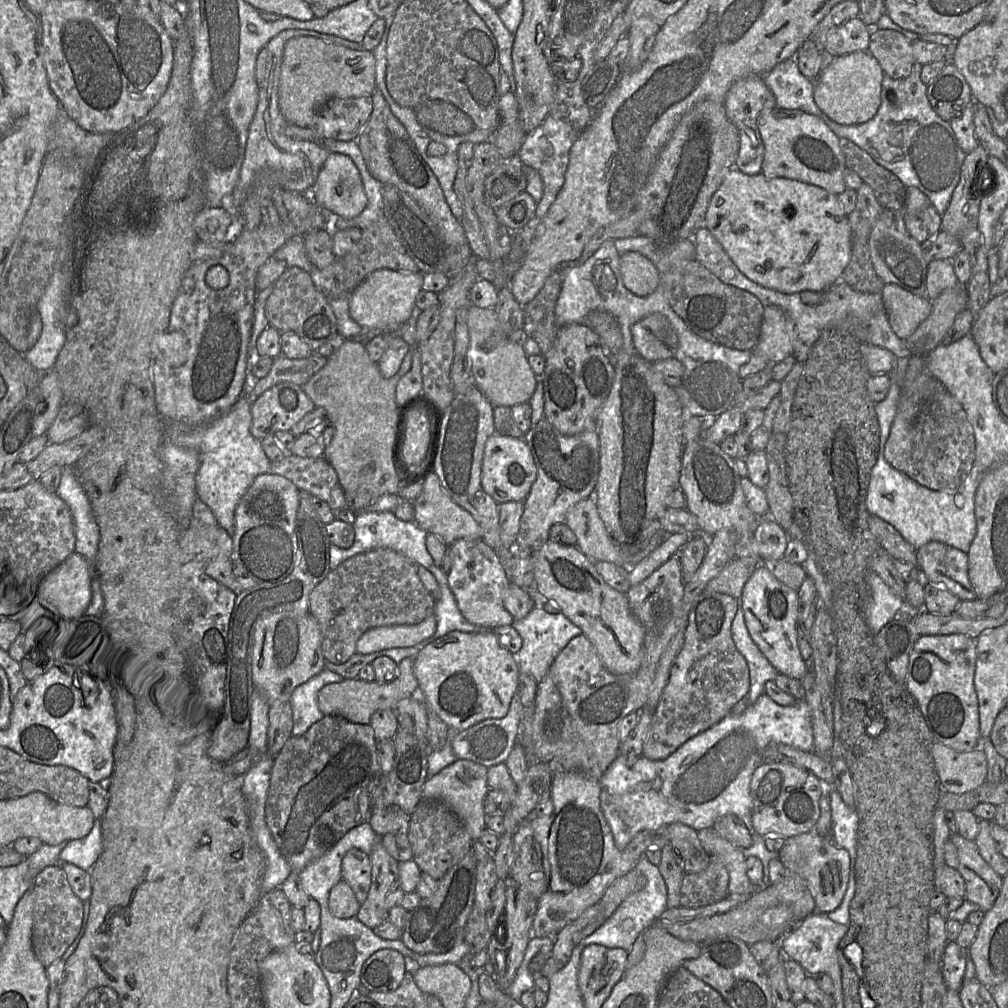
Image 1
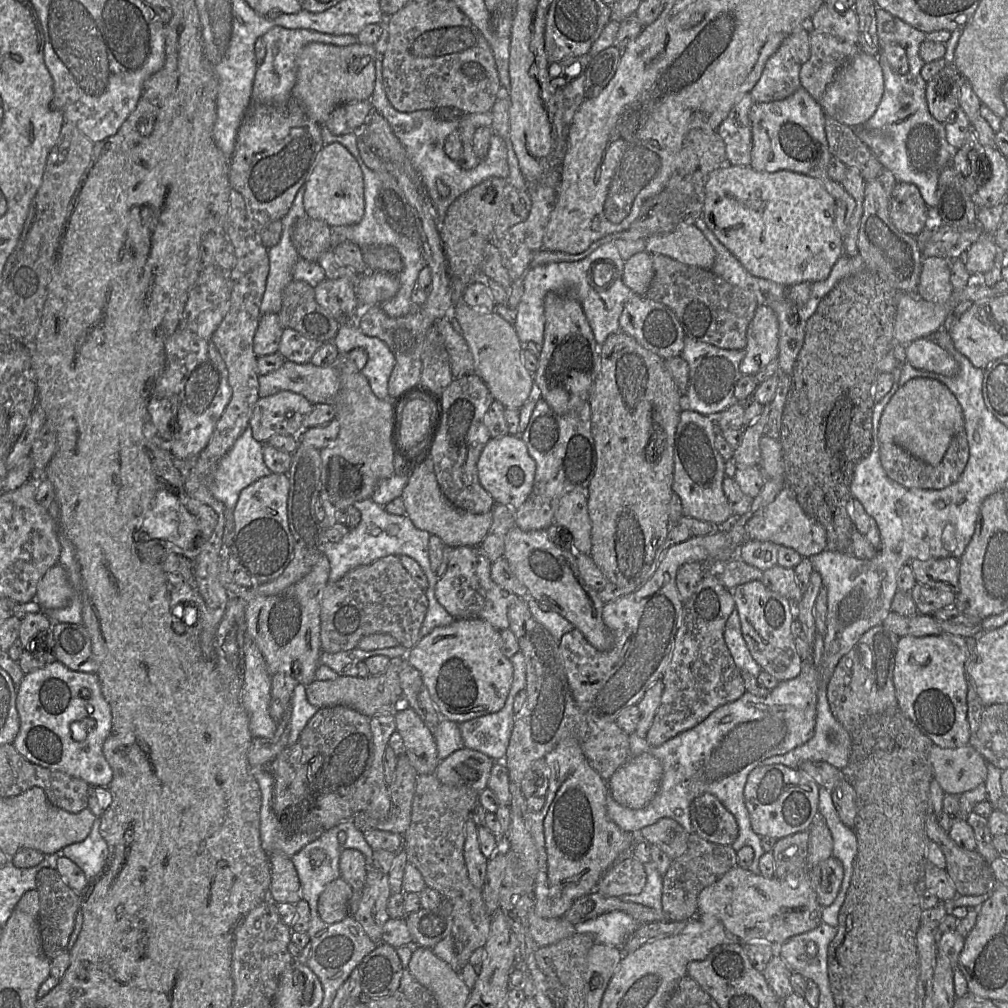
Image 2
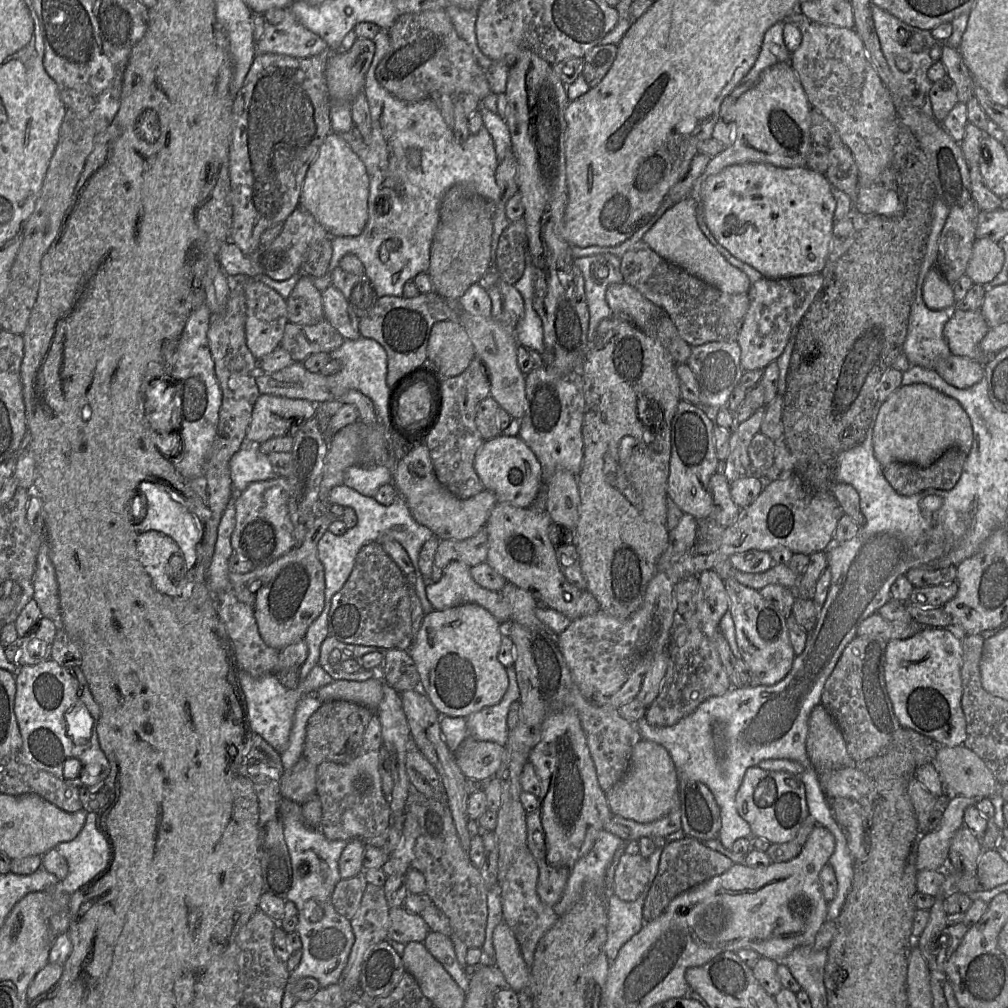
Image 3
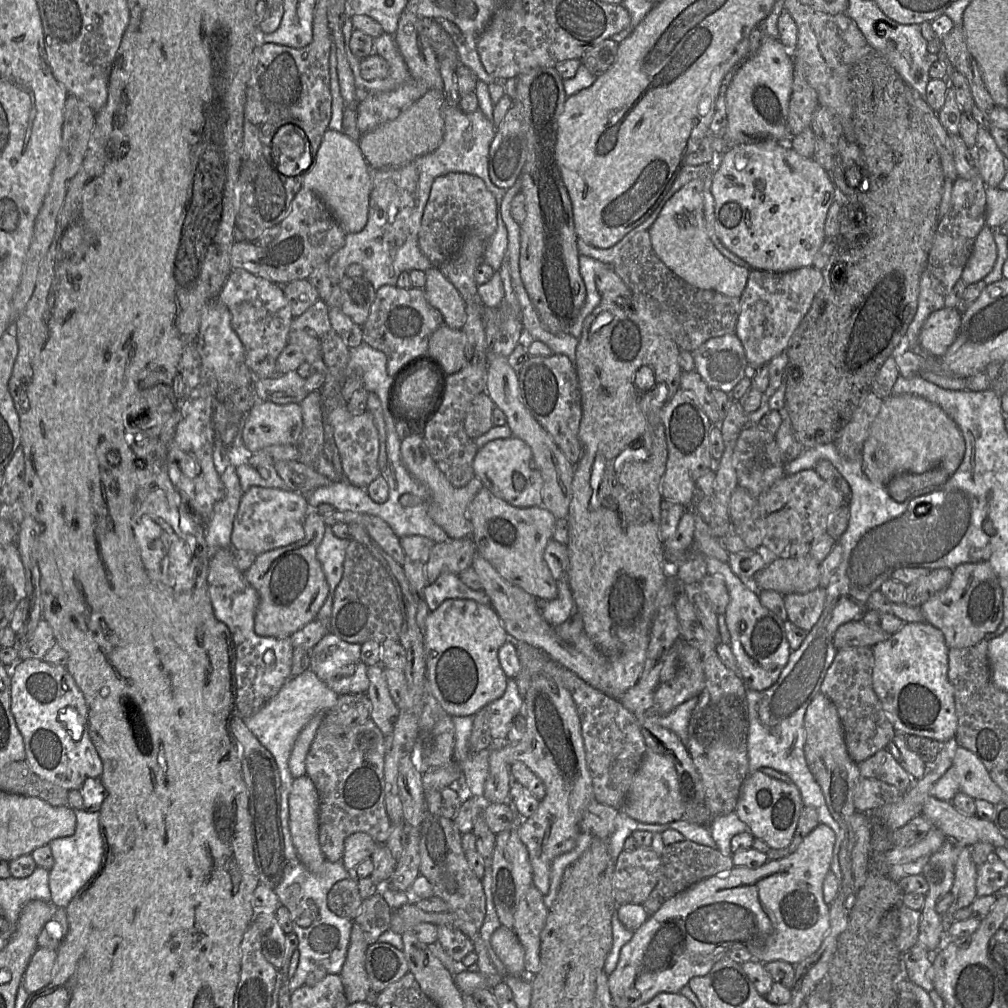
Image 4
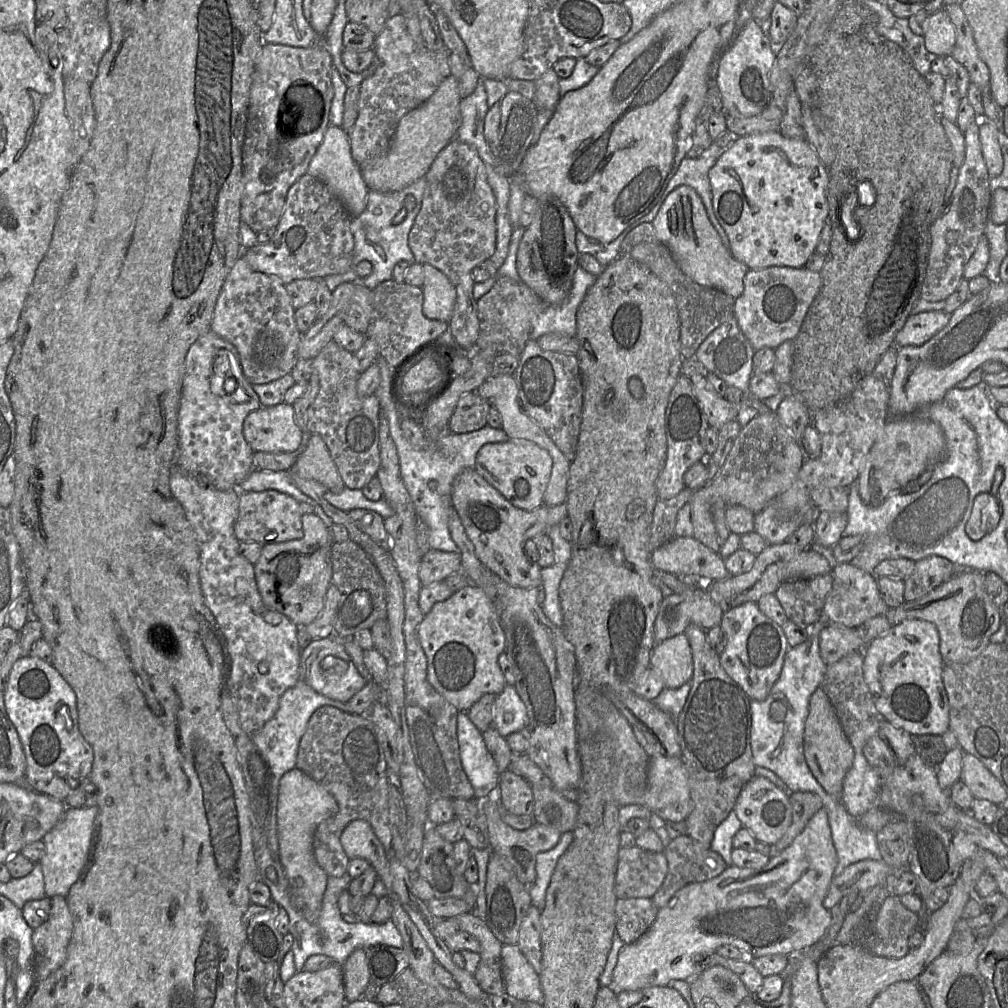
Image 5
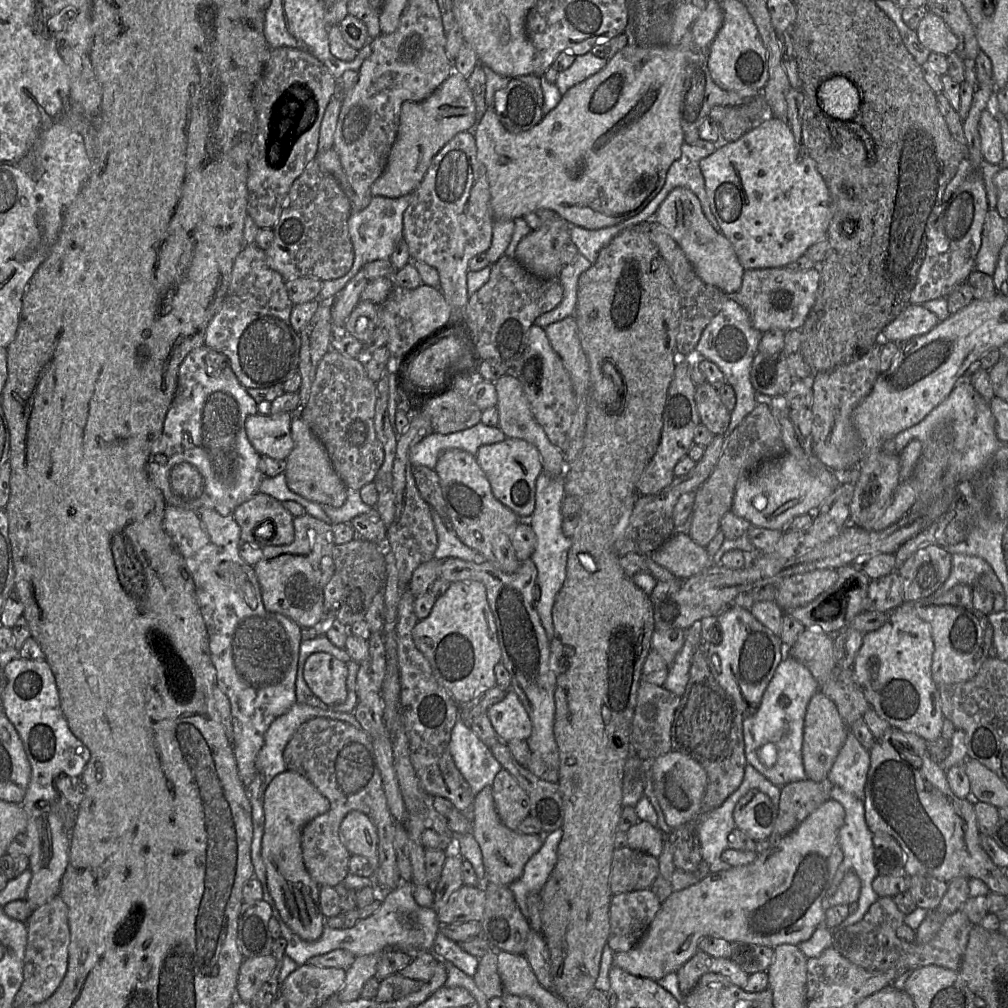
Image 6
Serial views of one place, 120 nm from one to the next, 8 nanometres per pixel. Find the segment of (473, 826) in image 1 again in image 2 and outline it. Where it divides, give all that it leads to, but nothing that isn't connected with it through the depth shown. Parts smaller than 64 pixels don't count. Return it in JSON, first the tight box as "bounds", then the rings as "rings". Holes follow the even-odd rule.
{"bounds":[434,747,494,793],"rings":[[[464,747],[440,761],[434,775],[444,784],[480,793],[487,788],[494,763],[485,754]]]}

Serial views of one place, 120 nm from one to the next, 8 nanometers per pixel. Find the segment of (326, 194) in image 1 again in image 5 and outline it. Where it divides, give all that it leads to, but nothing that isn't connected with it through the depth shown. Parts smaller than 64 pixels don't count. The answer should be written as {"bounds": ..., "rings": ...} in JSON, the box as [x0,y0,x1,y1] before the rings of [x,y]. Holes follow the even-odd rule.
{"bounds":[307,126,369,218],"rings":[[[328,126],[307,173],[324,182],[342,202],[352,218],[359,216],[366,209],[369,189],[363,179],[360,166],[352,157],[348,133],[341,127]]]}

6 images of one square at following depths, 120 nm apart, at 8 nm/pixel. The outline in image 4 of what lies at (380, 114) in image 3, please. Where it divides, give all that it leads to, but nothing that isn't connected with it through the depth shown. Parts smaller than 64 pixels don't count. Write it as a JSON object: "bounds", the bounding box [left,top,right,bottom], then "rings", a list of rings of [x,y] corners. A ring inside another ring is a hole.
{"bounds":[328,105,508,290],"rings":[[[444,105],[444,137],[436,150],[420,156],[413,161],[388,169],[369,166],[371,194],[368,220],[364,229],[358,233],[346,234],[345,245],[328,260],[329,279],[338,285],[352,263],[361,264],[363,277],[378,290],[383,285],[397,285],[399,275],[411,270],[426,271],[433,264],[419,248],[418,235],[425,206],[429,199],[434,180],[448,173],[467,173],[482,179],[494,195],[497,204],[497,228],[489,240],[484,254],[484,262],[495,271],[500,269],[508,246],[508,232],[501,212],[501,204],[507,190],[499,188],[489,176],[489,151],[496,134],[493,123],[477,109],[465,113],[458,107]]]}

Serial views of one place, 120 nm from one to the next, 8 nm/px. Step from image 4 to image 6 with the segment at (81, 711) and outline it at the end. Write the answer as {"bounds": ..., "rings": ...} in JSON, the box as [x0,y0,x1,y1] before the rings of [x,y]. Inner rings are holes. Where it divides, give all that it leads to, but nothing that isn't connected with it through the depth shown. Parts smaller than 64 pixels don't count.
{"bounds":[3,656,90,910],"rings":[[[20,656],[19,658],[11,660],[4,667],[3,677],[7,682],[3,692],[4,713],[16,728],[31,765],[30,781],[21,804],[28,817],[25,834],[30,838],[32,844],[32,850],[28,856],[28,869],[31,870],[32,876],[25,899],[31,908],[35,910],[59,895],[62,878],[69,862],[69,836],[73,828],[73,820],[69,817],[69,802],[57,789],[56,779],[59,775],[81,778],[81,774],[89,761],[90,751],[85,744],[71,732],[68,726],[68,722],[61,708],[54,674],[45,660],[31,660]]]}

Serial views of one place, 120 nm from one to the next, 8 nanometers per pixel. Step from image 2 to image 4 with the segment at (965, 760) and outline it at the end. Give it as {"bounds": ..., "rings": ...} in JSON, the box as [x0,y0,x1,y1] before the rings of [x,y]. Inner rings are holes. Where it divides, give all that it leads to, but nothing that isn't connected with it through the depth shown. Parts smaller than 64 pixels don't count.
{"bounds":[952,746,1004,805],"rings":[[[958,746],[952,765],[956,769],[960,791],[973,799],[986,800],[993,805],[1002,801],[1004,792],[992,780],[984,763],[975,753]]]}

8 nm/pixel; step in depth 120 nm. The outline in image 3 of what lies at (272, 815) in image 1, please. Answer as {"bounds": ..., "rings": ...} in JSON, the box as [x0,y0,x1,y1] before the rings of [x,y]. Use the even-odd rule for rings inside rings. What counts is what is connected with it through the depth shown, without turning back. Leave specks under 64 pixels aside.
{"bounds":[280,702,373,805],"rings":[[[324,702],[308,721],[301,757],[292,768],[283,771],[280,780],[281,797],[299,805],[316,797],[316,771],[319,764],[326,761],[345,764],[355,759],[373,714],[370,709],[352,702]]]}

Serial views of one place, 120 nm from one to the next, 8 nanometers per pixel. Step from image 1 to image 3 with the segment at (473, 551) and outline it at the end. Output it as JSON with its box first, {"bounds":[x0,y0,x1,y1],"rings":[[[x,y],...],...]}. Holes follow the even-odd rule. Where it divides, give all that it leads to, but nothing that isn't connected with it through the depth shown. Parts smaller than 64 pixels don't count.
{"bounds":[426,561,511,624],"rings":[[[451,561],[441,579],[426,586],[426,596],[435,610],[445,610],[463,604],[476,604],[486,609],[501,624],[511,622],[511,609],[499,592],[478,585],[469,567],[460,561]]]}

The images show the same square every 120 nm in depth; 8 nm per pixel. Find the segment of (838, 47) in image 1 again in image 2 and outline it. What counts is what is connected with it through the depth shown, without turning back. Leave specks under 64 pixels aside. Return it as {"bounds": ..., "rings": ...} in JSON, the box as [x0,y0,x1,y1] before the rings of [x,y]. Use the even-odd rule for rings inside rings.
{"bounds":[809,3,858,44],"rings":[[[822,3],[809,19],[815,31],[857,44],[858,20],[853,8],[838,12]]]}

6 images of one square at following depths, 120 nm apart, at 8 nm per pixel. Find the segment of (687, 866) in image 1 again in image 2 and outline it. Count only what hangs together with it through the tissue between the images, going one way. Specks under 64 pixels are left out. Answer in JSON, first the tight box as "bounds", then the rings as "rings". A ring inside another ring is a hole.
{"bounds":[632,818,689,860],"rings":[[[662,818],[655,824],[632,833],[634,842],[643,841],[658,846],[672,860],[687,850],[689,833],[675,820]]]}

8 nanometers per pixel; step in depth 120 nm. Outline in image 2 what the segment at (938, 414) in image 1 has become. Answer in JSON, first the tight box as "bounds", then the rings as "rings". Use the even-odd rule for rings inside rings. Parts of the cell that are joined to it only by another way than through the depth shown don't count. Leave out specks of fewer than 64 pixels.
{"bounds":[880,432,969,489],"rings":[[[965,432],[959,433],[956,435],[952,441],[950,442],[950,445],[941,461],[941,463],[937,466],[932,466],[930,464],[927,464],[923,462],[922,460],[914,457],[911,455],[908,451],[903,449],[902,447],[893,444],[893,443],[884,443],[880,446],[880,459],[882,467],[884,468],[887,476],[897,482],[898,484],[906,487],[906,488],[918,488],[918,489],[944,489],[946,487],[949,487],[953,483],[955,483],[960,476],[962,475],[967,462],[969,460],[969,445],[967,440],[967,435]]]}

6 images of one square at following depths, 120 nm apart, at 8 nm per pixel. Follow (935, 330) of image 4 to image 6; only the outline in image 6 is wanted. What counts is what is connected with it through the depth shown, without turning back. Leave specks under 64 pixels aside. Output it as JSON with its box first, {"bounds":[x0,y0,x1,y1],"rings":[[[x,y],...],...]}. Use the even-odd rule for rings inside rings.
{"bounds":[881,304,939,344],"rings":[[[910,304],[882,330],[881,340],[901,344],[928,333],[939,322],[938,317],[922,305]]]}

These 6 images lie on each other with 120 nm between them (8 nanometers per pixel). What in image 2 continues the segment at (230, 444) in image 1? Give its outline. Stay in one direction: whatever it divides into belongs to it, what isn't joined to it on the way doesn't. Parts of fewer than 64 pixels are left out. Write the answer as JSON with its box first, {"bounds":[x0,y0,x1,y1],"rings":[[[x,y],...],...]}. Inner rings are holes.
{"bounds":[210,427,272,547],"rings":[[[251,427],[237,439],[230,451],[221,459],[210,483],[213,496],[225,506],[225,528],[223,542],[231,547],[234,539],[233,512],[243,489],[256,482],[262,477],[269,476],[272,472],[264,462],[264,444],[254,439]]]}

